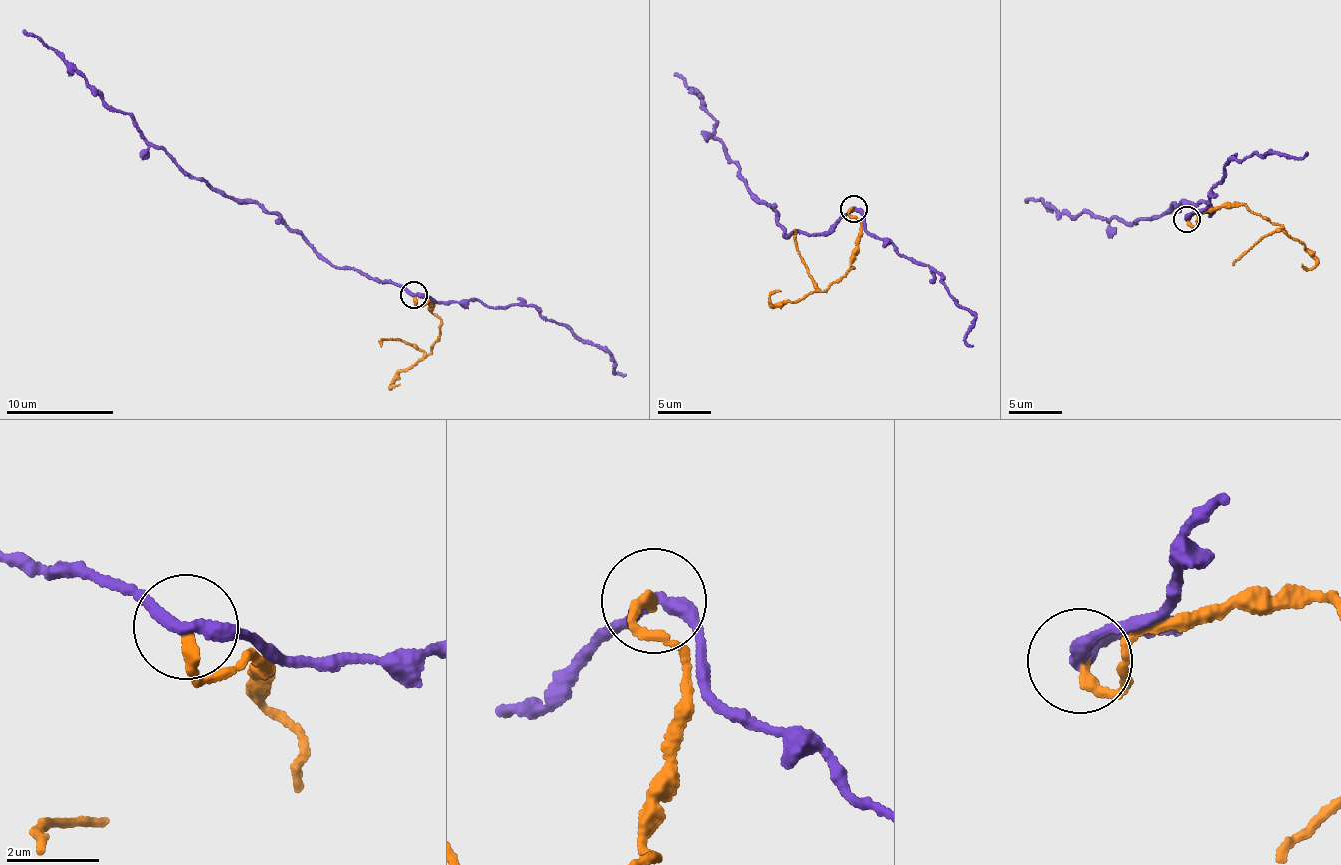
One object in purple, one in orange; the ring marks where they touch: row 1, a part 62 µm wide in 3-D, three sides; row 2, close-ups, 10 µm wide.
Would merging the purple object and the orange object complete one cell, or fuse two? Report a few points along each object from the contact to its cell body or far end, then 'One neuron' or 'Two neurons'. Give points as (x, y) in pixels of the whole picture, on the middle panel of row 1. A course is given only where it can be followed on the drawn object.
Course of purple: (852, 209), (828, 231), (784, 234), (776, 210), (750, 190), (714, 136), (717, 121), (704, 98), (674, 74). Course of orange: (852, 209), (851, 215), (860, 225), (851, 266), (853, 268), (824, 291), (815, 287), (798, 249), (794, 228). Two neurons

